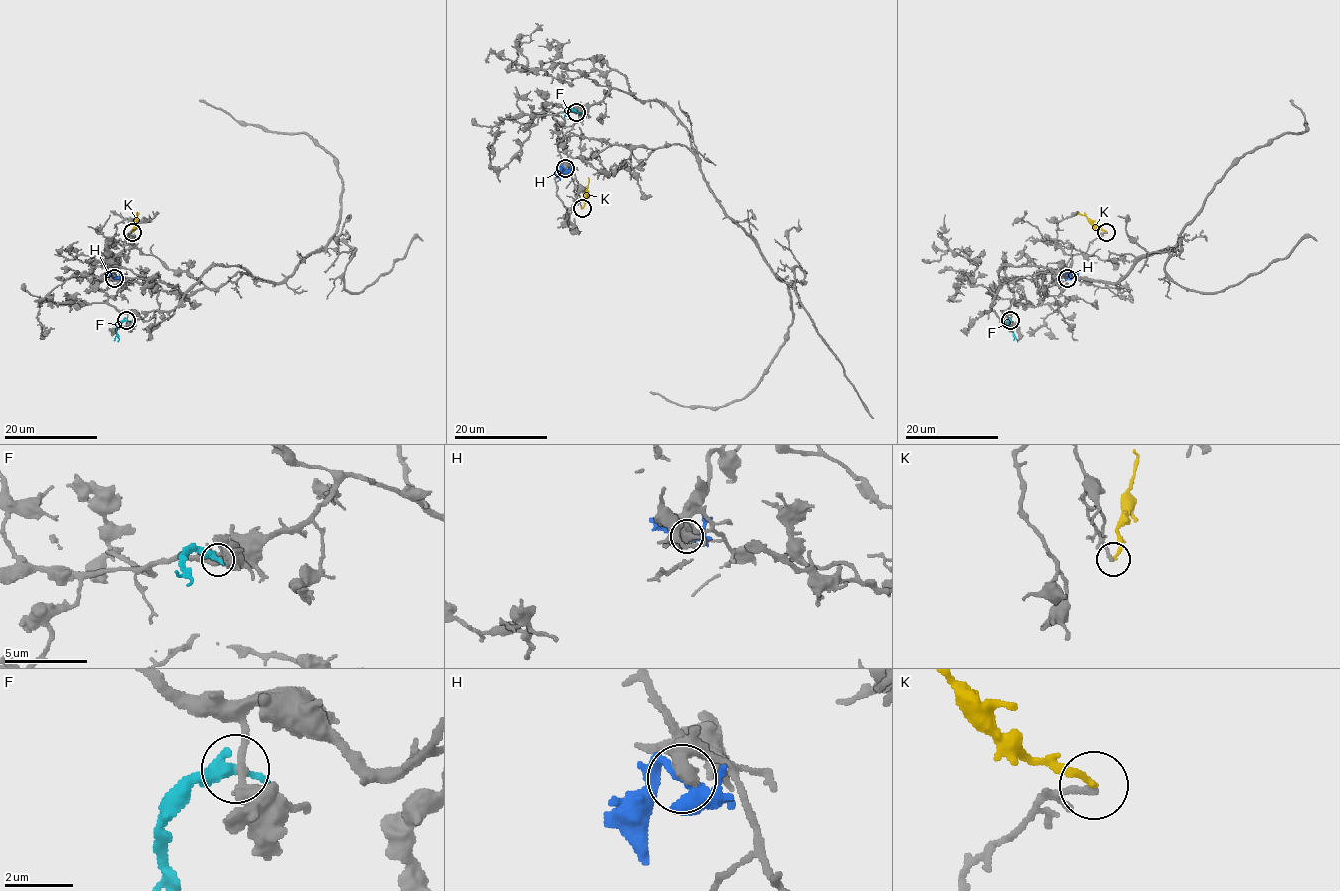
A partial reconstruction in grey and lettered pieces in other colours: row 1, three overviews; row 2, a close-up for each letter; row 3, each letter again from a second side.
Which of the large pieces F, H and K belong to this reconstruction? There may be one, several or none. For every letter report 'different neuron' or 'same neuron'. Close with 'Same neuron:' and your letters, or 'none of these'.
F: different neuron
H: different neuron
K: different neuron
Same neuron: none of these

